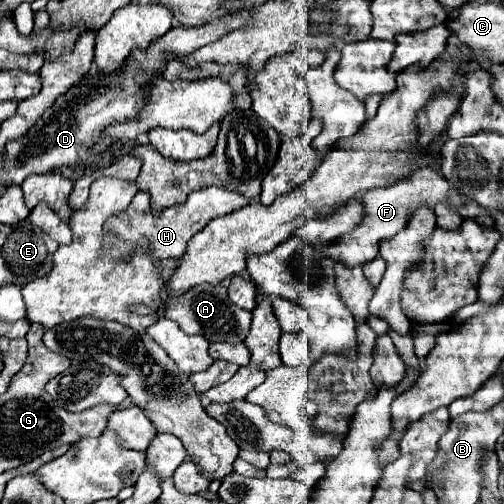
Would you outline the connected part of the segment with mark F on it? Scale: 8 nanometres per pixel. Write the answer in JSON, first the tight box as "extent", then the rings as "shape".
{"extent":[321,166,455,266],"shape":[[[425,166],[423,170],[415,170],[415,174],[411,174],[411,178],[407,182],[395,182],[393,186],[387,186],[387,188],[367,190],[361,198],[361,204],[365,210],[363,222],[355,230],[341,234],[333,244],[325,246],[321,250],[321,254],[333,258],[335,262],[343,262],[345,266],[365,264],[365,260],[371,260],[377,256],[379,242],[383,238],[391,238],[407,226],[407,216],[411,216],[415,208],[419,208],[419,206],[435,208],[435,204],[439,200],[449,200],[449,192],[453,192],[453,190],[455,188],[437,170],[433,170],[429,166]]]}

